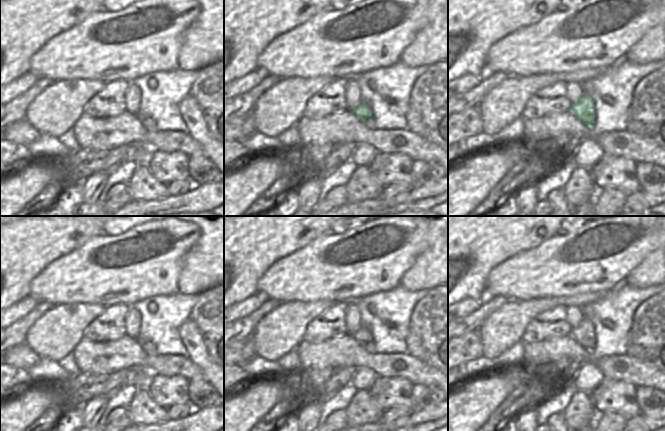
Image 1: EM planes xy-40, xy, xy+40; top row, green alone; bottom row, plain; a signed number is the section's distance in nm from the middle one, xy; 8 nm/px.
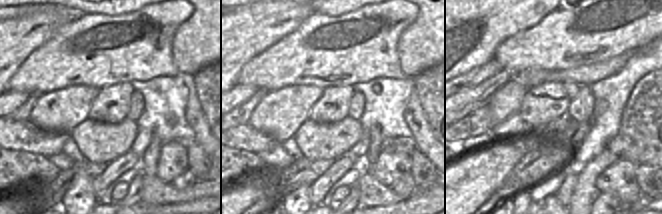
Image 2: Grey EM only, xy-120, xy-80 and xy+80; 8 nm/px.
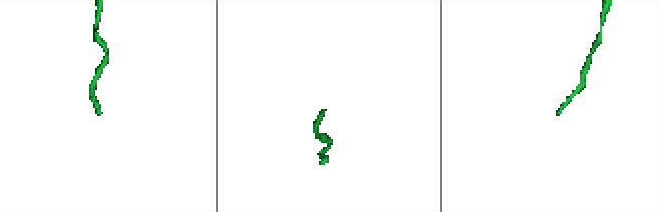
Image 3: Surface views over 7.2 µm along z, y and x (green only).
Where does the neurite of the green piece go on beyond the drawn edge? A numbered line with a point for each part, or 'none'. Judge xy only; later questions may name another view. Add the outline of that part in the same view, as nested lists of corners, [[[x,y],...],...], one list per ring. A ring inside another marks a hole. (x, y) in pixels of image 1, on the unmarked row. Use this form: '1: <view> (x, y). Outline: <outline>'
1: xy (370, 348). Outline: [[[373,341],[369,345],[367,345],[365,348],[368,353],[375,353],[375,344]]]

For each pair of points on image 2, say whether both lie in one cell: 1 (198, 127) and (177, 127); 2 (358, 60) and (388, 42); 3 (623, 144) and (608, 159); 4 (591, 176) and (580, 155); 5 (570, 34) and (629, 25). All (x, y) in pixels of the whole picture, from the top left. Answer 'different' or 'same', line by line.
1: different
2: same
3: different
4: different
5: same

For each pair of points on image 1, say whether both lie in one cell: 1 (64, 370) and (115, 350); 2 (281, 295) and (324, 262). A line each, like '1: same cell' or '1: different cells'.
1: different cells
2: same cell

